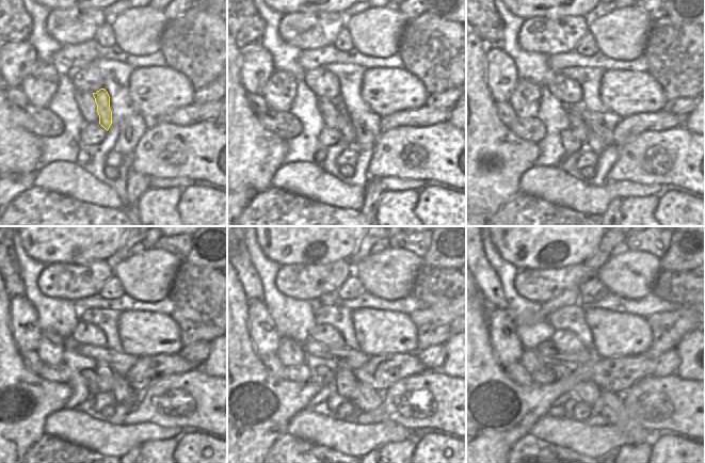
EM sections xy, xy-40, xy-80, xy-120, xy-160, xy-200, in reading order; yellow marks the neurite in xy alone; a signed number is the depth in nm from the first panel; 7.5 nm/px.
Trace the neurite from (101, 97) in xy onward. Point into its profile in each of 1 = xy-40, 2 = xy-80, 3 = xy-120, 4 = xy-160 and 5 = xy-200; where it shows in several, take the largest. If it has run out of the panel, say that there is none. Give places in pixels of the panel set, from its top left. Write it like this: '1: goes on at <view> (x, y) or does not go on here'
1: goes on at xy-40 (347, 129)
2: goes on at xy-80 (594, 143)
3: goes on at xy-120 (124, 394)
4: goes on at xy-160 (368, 399)
5: goes on at xy-200 (609, 404)

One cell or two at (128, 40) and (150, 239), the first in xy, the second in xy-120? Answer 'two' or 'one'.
two

